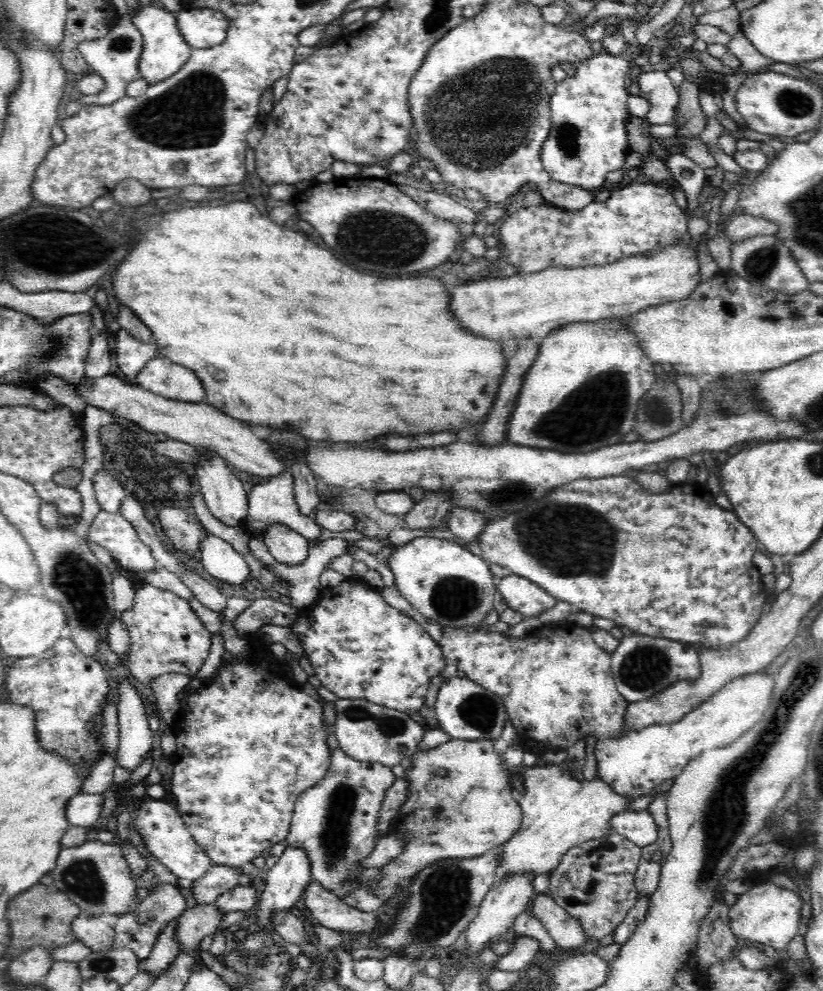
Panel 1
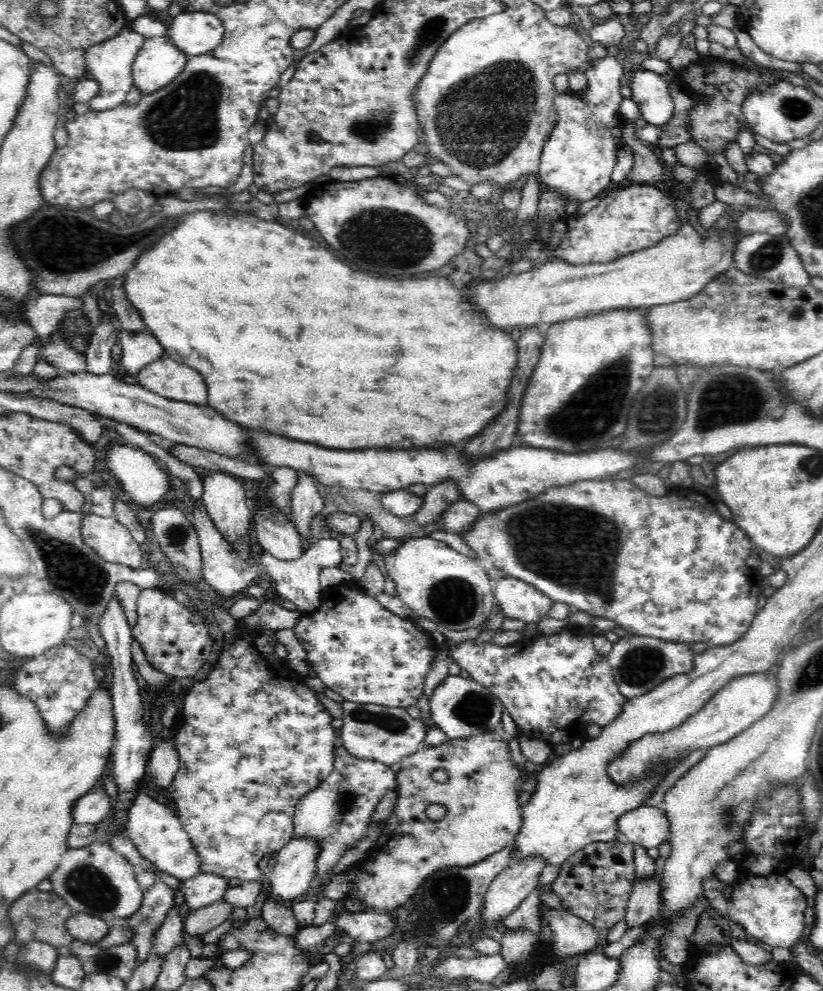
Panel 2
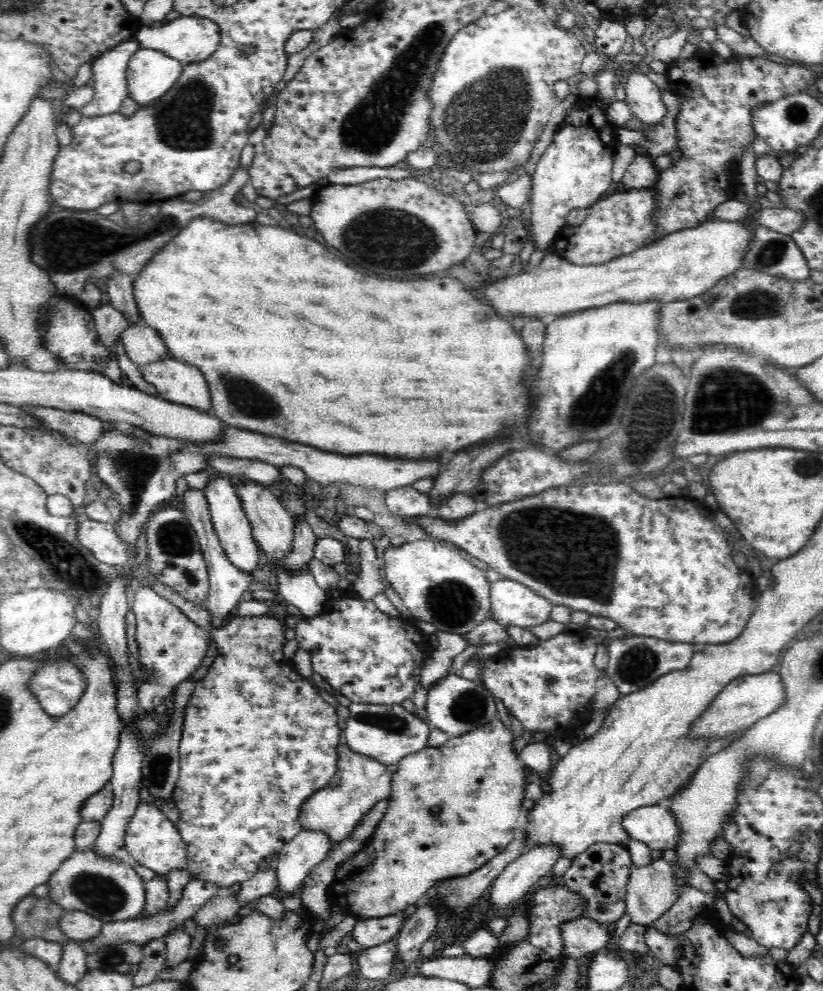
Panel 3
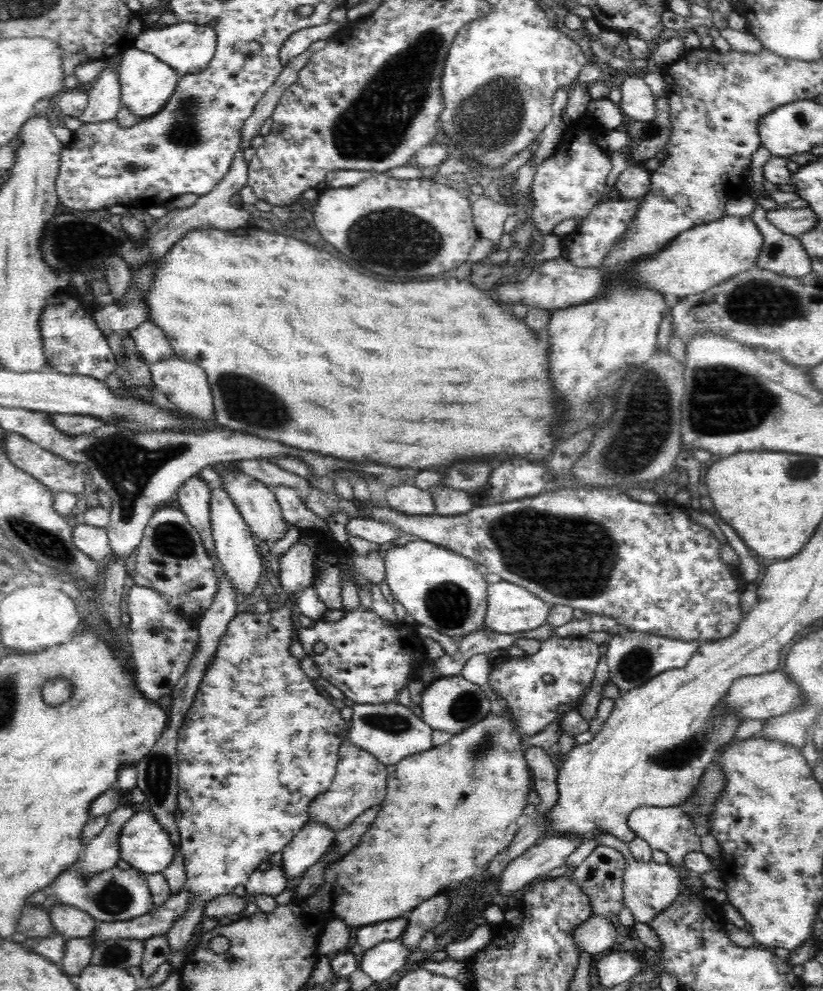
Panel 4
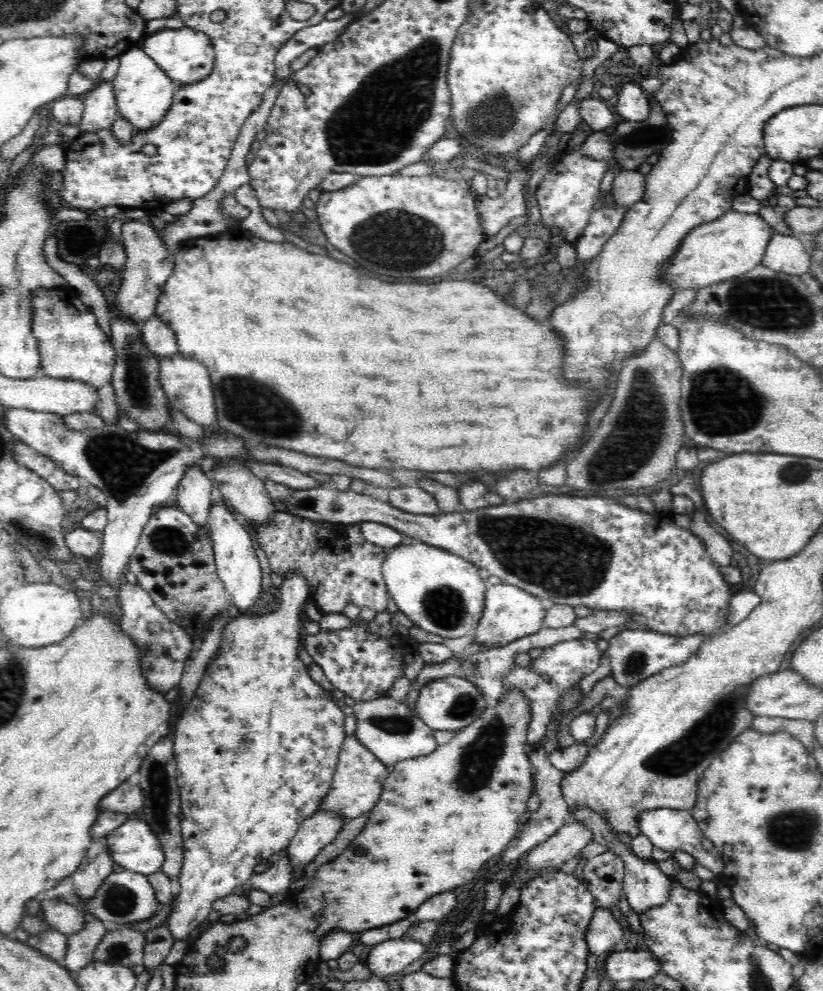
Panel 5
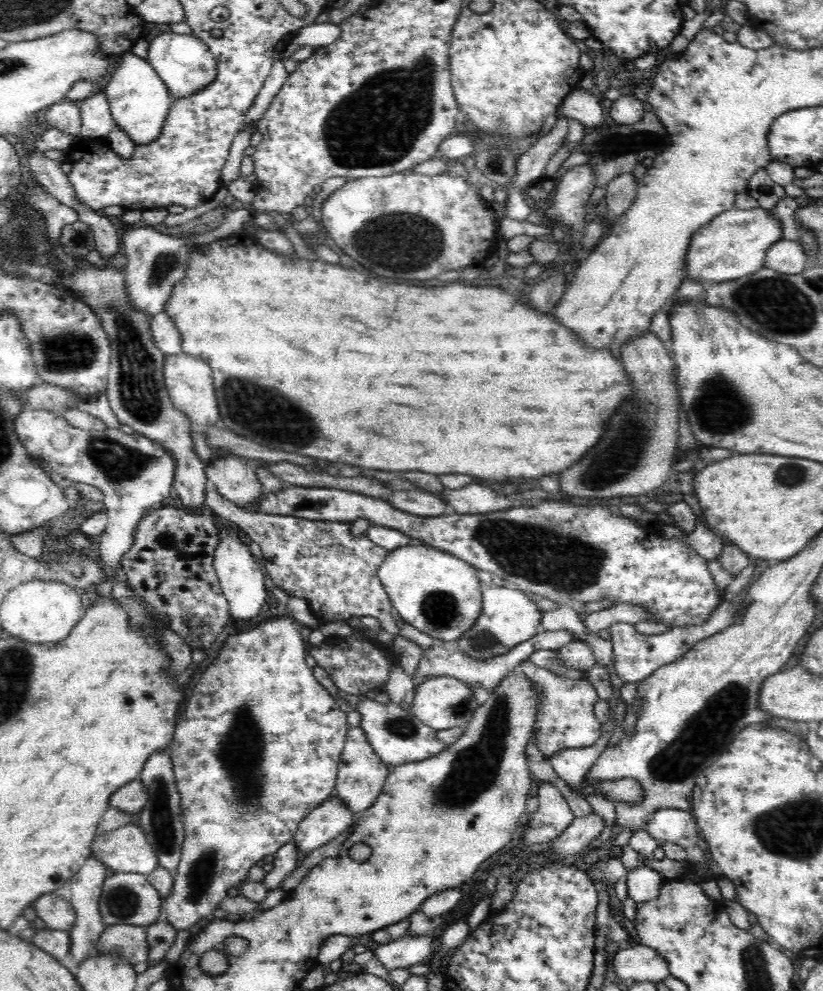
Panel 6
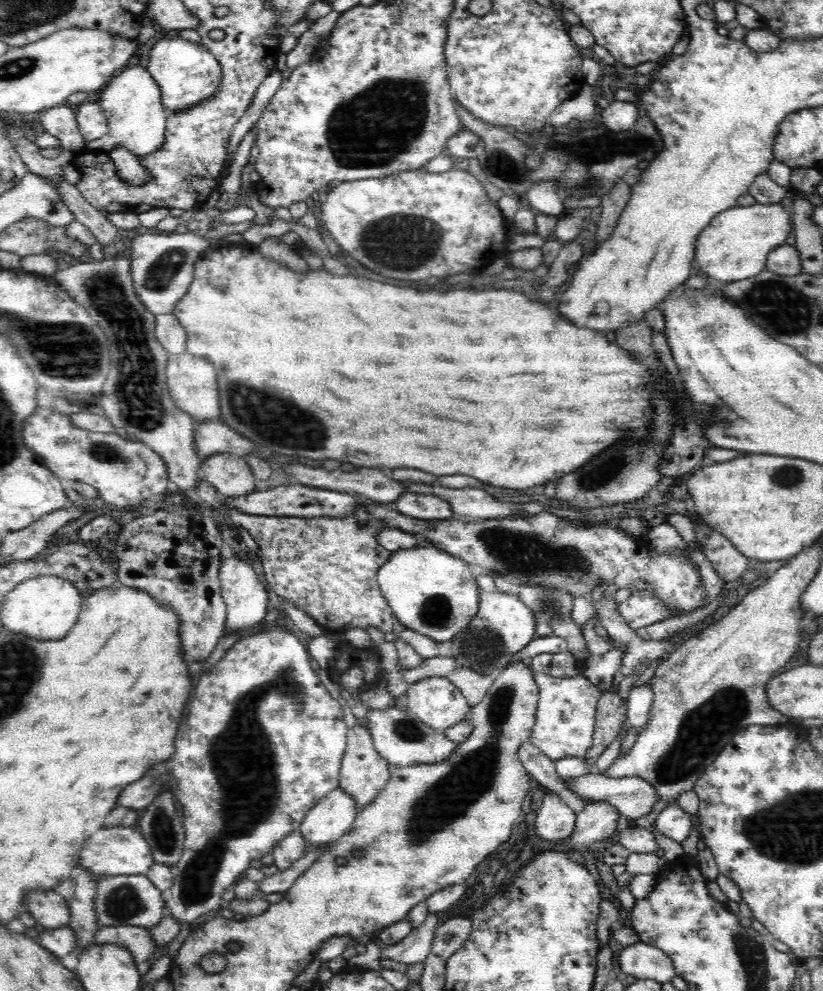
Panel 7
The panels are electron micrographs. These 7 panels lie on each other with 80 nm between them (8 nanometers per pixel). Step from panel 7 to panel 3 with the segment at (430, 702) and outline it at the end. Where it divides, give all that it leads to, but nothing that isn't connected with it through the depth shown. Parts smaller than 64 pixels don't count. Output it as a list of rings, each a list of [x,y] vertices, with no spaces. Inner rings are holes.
[[[450,672],[434,686],[429,687],[425,704],[427,722],[432,728],[443,730],[451,736],[468,734],[470,730],[482,728],[492,720],[499,718],[494,697],[480,679],[466,680]]]

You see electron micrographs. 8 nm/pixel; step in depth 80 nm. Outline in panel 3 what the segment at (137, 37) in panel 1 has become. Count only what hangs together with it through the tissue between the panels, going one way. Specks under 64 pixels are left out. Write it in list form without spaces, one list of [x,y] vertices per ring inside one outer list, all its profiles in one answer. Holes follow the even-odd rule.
[[[126,39],[91,60],[94,98],[79,108],[82,116],[111,115],[120,111],[128,96],[126,70],[131,56],[139,48],[138,39]]]

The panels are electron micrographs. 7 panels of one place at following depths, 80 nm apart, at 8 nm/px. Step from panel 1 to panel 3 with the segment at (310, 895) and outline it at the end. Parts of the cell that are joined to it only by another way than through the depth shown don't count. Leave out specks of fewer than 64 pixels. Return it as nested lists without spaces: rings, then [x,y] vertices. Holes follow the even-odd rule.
[[[401,914],[374,919],[357,919],[352,930],[353,946],[368,948],[393,940],[404,920]]]

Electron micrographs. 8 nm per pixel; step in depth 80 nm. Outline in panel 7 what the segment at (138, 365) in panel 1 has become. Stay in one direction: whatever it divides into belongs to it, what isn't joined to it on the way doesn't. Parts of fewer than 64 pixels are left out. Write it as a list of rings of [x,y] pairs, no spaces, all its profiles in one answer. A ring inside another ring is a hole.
[[[172,313],[155,315],[155,335],[170,355],[186,352],[186,329]]]

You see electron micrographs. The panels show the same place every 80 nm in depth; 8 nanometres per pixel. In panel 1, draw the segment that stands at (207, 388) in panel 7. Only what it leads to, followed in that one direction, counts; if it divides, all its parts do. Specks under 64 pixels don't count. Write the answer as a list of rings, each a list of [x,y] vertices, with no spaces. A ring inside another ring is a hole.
[[[167,357],[152,358],[133,381],[141,388],[168,399],[191,403],[204,402],[205,399],[206,390],[195,372]]]

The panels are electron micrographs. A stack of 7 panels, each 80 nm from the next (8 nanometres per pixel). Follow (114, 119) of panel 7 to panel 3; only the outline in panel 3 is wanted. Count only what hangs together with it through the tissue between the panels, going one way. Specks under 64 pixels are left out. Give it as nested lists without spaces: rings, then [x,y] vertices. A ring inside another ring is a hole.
[[[140,47],[126,70],[128,95],[138,106],[153,103],[174,86],[183,73],[183,65],[162,51]]]

